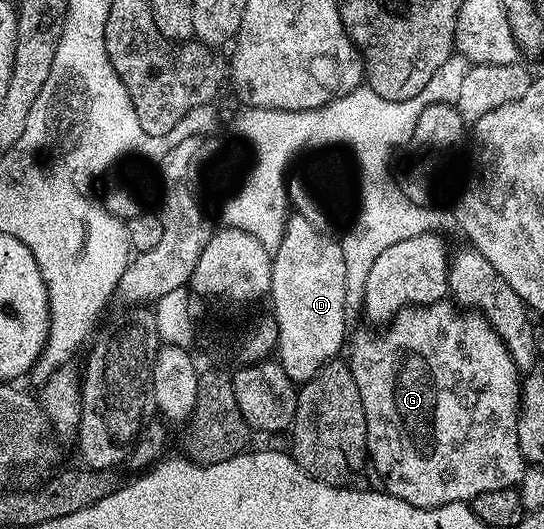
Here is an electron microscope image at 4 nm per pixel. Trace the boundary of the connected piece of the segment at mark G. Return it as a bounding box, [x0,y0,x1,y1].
[350,300,526,509]

